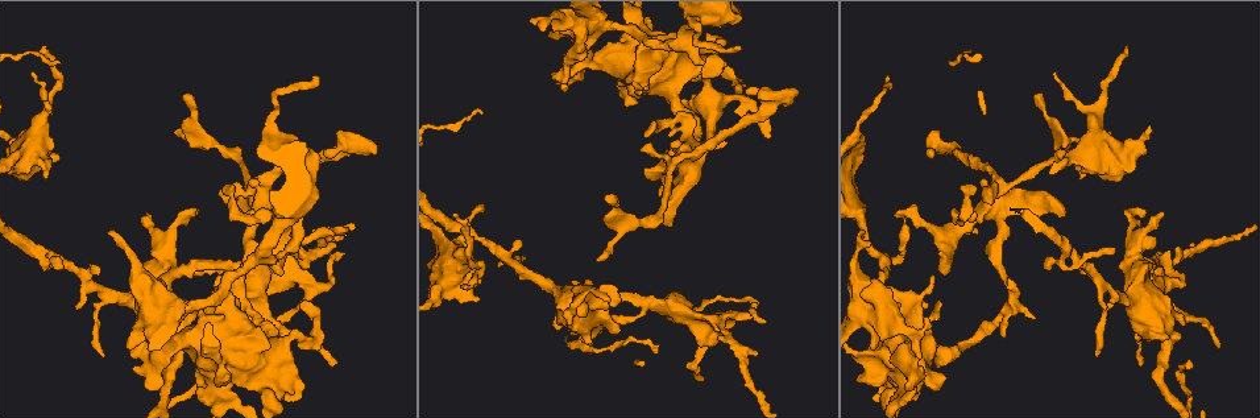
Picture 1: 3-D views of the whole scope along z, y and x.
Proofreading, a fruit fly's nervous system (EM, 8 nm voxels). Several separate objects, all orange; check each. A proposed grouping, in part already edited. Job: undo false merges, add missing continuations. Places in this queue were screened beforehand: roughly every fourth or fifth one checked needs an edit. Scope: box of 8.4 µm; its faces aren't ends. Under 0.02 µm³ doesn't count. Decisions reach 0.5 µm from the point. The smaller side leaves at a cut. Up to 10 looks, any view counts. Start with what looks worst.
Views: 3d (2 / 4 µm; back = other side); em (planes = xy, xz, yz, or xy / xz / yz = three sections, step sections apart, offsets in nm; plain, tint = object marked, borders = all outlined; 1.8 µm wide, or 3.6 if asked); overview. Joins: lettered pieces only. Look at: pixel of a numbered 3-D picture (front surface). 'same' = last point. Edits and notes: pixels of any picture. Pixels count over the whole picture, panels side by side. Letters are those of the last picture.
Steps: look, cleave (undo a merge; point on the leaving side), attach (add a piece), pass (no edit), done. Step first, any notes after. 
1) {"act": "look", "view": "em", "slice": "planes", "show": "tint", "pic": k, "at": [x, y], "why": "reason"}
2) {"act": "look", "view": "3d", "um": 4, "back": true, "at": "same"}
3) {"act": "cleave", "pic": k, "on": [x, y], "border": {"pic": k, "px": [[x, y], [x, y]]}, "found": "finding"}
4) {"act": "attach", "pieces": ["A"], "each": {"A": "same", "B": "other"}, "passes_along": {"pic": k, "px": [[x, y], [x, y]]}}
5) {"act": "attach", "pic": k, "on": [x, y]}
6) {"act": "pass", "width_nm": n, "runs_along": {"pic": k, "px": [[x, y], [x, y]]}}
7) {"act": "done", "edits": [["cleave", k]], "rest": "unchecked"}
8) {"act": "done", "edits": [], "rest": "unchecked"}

{"act": "look", "view": "em", "slice": "xy", "step": 8, "show": "tint", "pic": 1, "at": [478, 284], "why": "free end"}

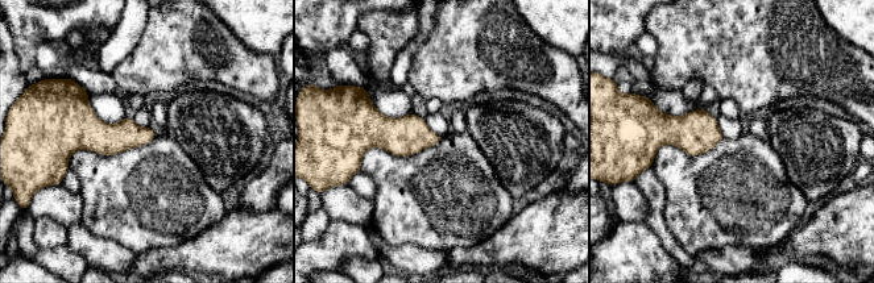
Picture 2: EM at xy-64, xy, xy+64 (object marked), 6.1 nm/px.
{"act": "look", "view": "em", "slice": "planes", "show": "borders", "at": "same"}

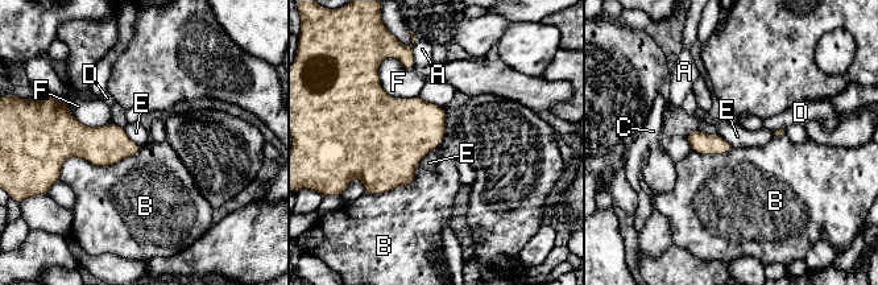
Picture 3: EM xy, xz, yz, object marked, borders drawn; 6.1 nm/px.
{"act": "pass", "each": {"A": "other", "B": "other", "C": "other", "D": "other", "E": "other", "F": "other"}, "border": {"pic": 3, "px": [[123, 128], [141, 147]]}, "found": "none of them fits"}

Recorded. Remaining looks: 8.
{"act": "look", "view": "3d", "um": 2, "pic": 1, "at": [286, 376], "why": "touches itself"}

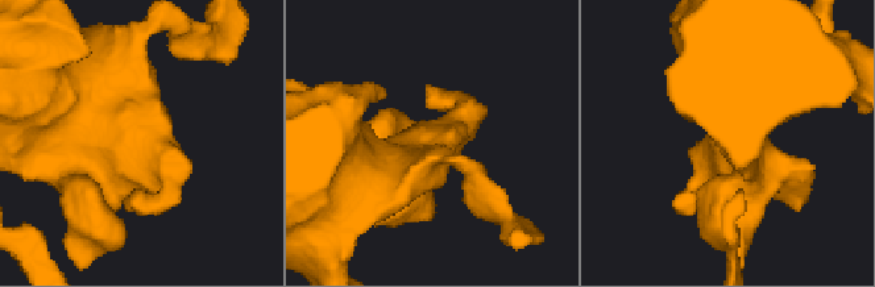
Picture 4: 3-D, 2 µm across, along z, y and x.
{"act": "look", "view": "em", "slice": "planes", "show": "tint", "pic": 4, "at": [422, 145], "why": "need the tissue"}

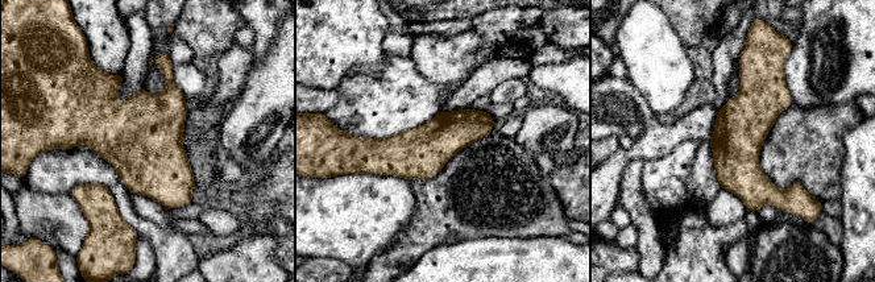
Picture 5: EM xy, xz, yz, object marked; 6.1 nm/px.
{"act": "look", "view": "em", "slice": "planes", "show": "borders", "at": "same", "why": "what lies round it"}

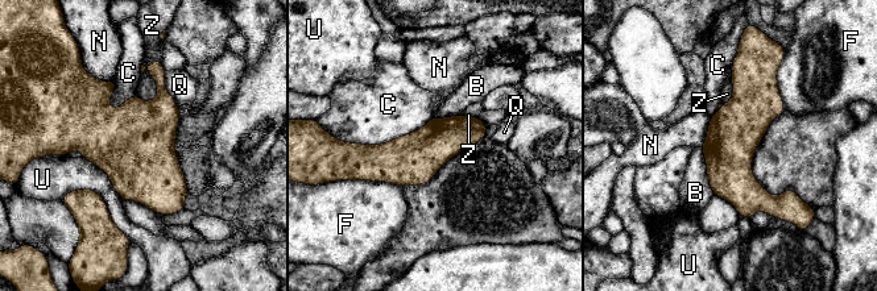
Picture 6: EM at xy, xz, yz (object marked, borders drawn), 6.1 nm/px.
{"act": "pass", "each": {"B": "other", "C": "other", "F": "other", "N": "other", "Q": "other", "U": "other", "Z": "other"}, "runs_along": {"pic": 6, "px": [[737, 67], [741, 179], [773, 212]]}, "found": "one neuron here"}

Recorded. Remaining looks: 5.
{"act": "look", "view": "em", "slice": "planes", "show": "borders", "pic": 1, "at": [1004, 336], "why": "free end"}

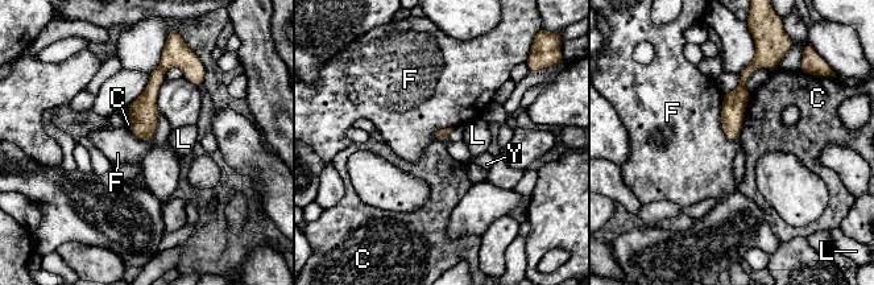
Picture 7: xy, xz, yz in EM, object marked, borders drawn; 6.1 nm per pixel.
{"act": "pass", "each": {"C": "other", "F": "other", "L": "other", "Y": "other"}, "border": {"pic": 7, "px": [[723, 95], [721, 129], [738, 141]]}, "found": "none of them fits"}

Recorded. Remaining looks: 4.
{"act": "look", "view": "em", "slice": "planes", "show": "plain", "pic": 1, "at": [266, 315], "why": "calibre changes"}

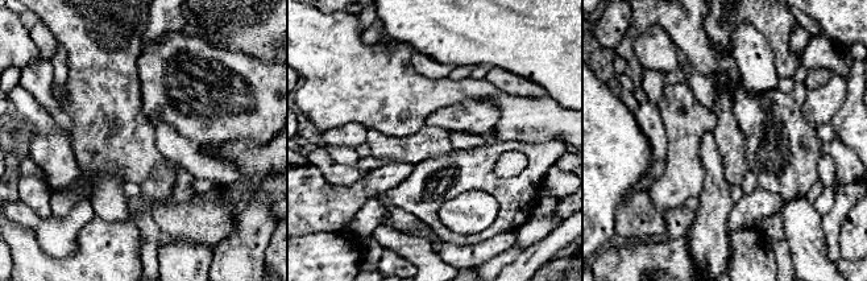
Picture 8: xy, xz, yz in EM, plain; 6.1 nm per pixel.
{"act": "look", "view": "em", "slice": "planes", "show": "borders", "at": "same"}

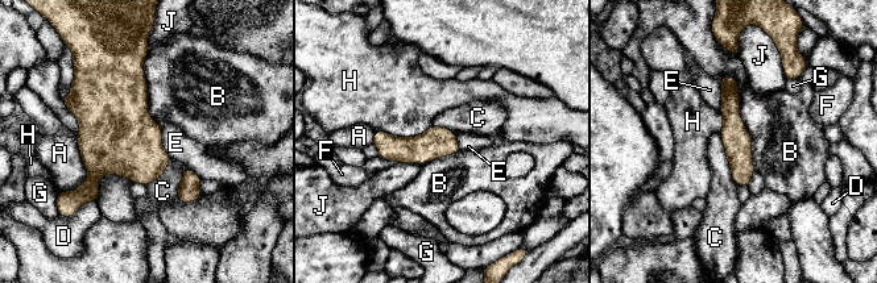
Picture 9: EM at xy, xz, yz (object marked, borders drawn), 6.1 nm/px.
{"act": "pass", "each": {"A": "other", "B": "other", "C": "other", "D": "other", "E": "other", "F": "other", "G": "other", "H": "other", "J": "other"}, "found": "one neuron here"}

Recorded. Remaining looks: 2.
{"act": "done", "edits": [], "rest": "unchecked"}

